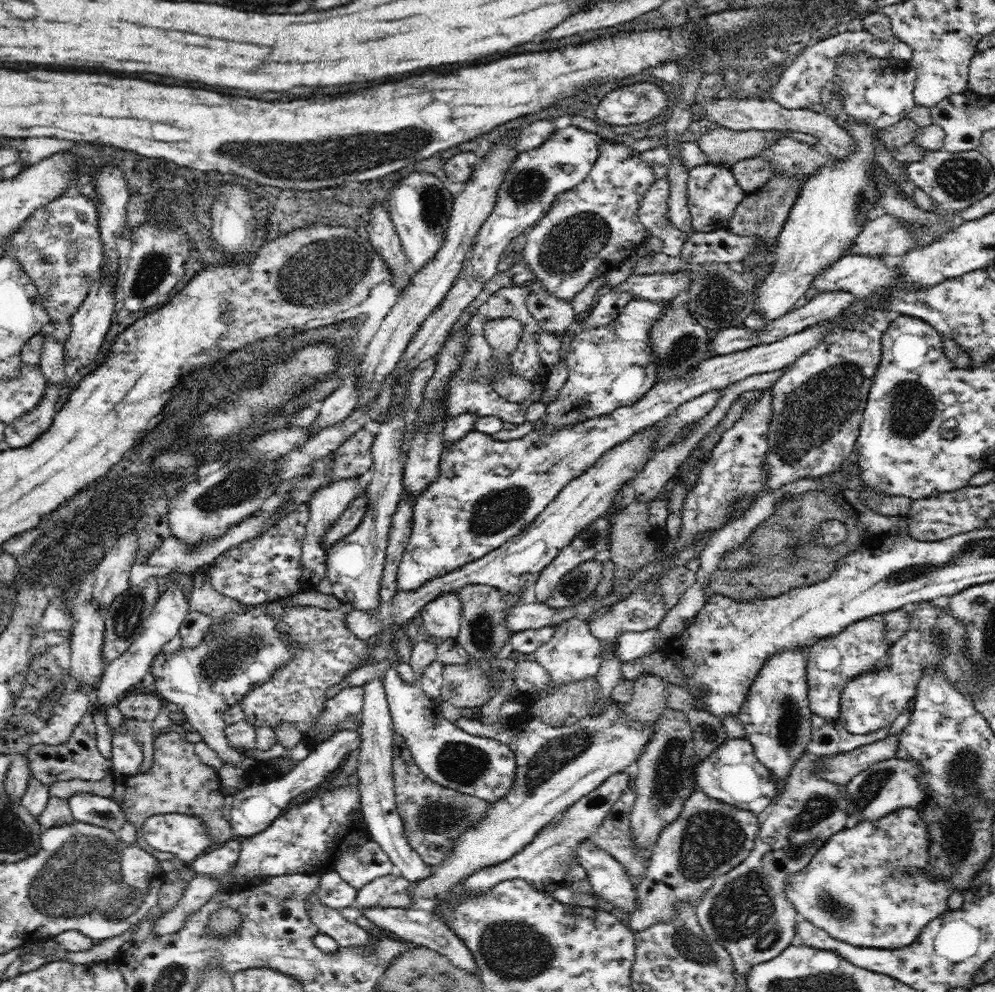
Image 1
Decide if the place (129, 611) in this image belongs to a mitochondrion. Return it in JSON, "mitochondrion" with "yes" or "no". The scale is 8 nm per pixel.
{"mitochondrion":"yes"}

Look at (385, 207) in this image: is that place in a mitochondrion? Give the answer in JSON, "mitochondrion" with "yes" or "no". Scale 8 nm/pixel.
{"mitochondrion":"no"}

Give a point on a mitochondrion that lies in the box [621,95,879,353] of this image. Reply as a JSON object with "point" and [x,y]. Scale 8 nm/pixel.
{"point":[720,300]}

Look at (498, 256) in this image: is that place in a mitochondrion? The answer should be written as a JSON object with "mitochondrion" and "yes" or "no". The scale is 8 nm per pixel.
{"mitochondrion":"no"}

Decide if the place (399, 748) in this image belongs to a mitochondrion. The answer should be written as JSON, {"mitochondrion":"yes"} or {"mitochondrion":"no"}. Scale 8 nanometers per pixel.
{"mitochondrion":"no"}

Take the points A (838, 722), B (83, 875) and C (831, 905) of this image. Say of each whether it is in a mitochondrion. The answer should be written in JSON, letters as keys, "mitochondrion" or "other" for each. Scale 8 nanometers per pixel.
{"A":"other","B":"mitochondrion","C":"mitochondrion"}

